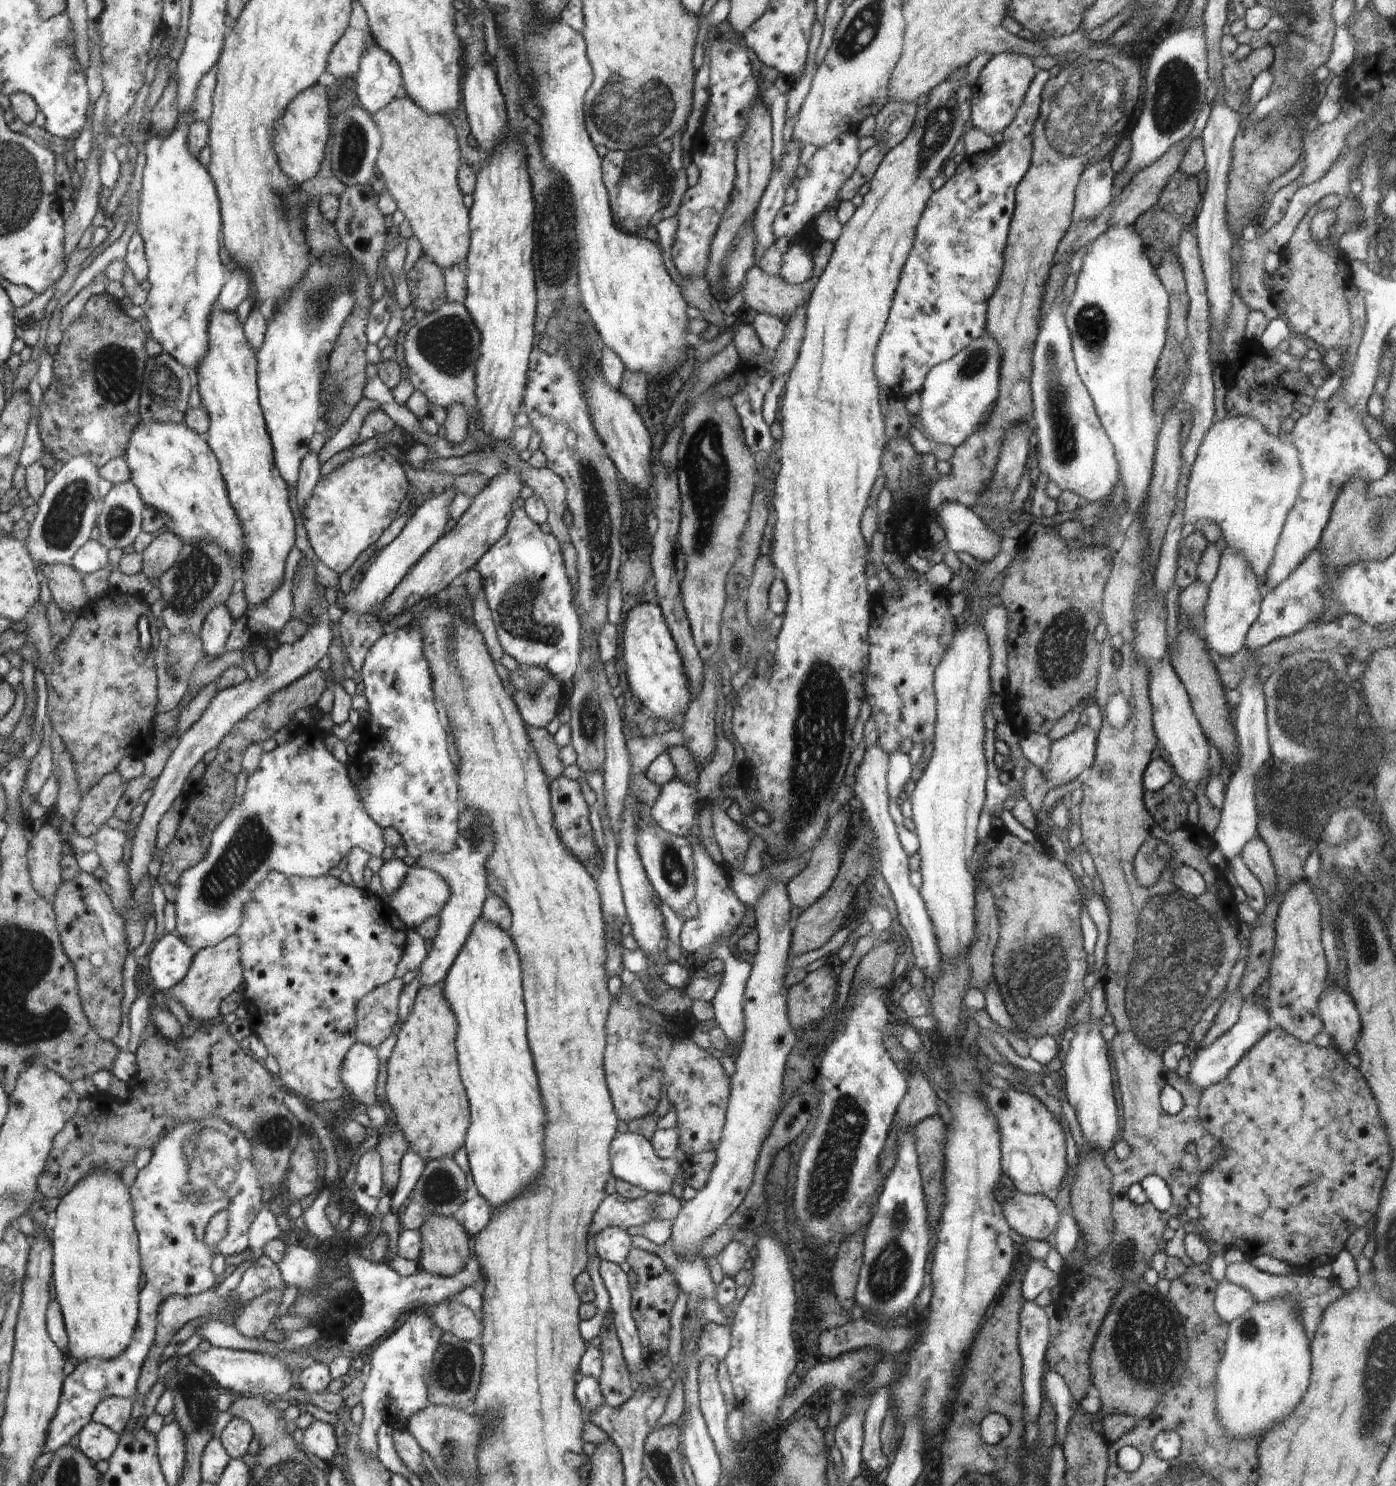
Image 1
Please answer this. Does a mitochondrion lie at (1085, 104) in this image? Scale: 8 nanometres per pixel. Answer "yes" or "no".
yes

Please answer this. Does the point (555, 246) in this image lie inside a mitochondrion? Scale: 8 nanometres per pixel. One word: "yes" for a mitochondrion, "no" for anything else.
yes

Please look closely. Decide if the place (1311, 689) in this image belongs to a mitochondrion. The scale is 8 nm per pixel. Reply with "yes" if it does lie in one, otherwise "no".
yes

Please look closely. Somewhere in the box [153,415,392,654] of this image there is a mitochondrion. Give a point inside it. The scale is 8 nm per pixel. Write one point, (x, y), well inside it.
(198, 575)

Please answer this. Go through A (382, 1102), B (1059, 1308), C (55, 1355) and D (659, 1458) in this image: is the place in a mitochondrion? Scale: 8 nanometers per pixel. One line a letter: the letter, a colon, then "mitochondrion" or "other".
A: other
B: other
C: other
D: mitochondrion

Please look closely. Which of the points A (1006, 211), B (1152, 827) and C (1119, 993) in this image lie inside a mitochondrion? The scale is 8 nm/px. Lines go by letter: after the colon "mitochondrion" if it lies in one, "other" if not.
A: other
B: other
C: mitochondrion

